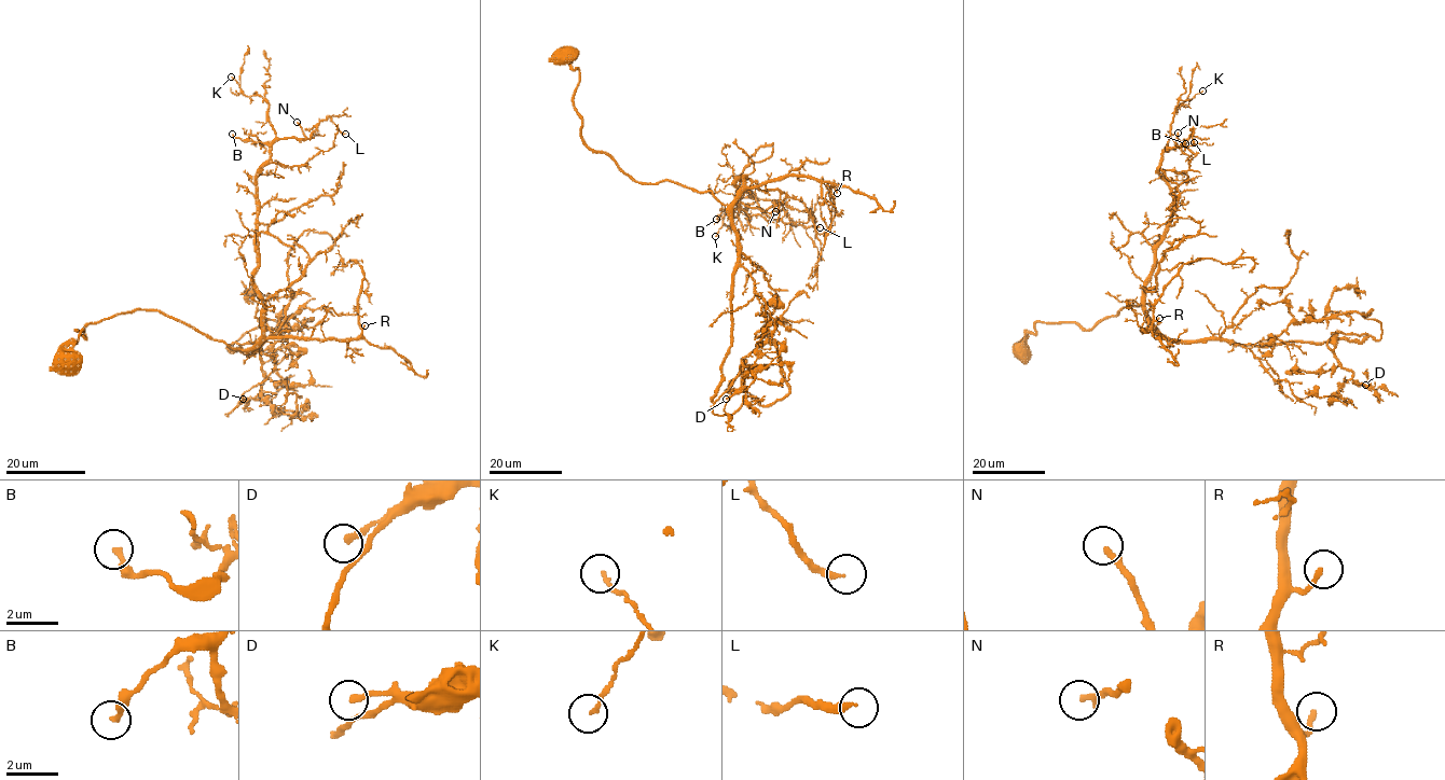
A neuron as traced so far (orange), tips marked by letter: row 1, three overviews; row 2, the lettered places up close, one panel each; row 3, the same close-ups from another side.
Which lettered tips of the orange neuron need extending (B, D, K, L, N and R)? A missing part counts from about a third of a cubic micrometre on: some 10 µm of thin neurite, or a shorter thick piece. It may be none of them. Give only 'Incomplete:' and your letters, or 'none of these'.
Incomplete: N

